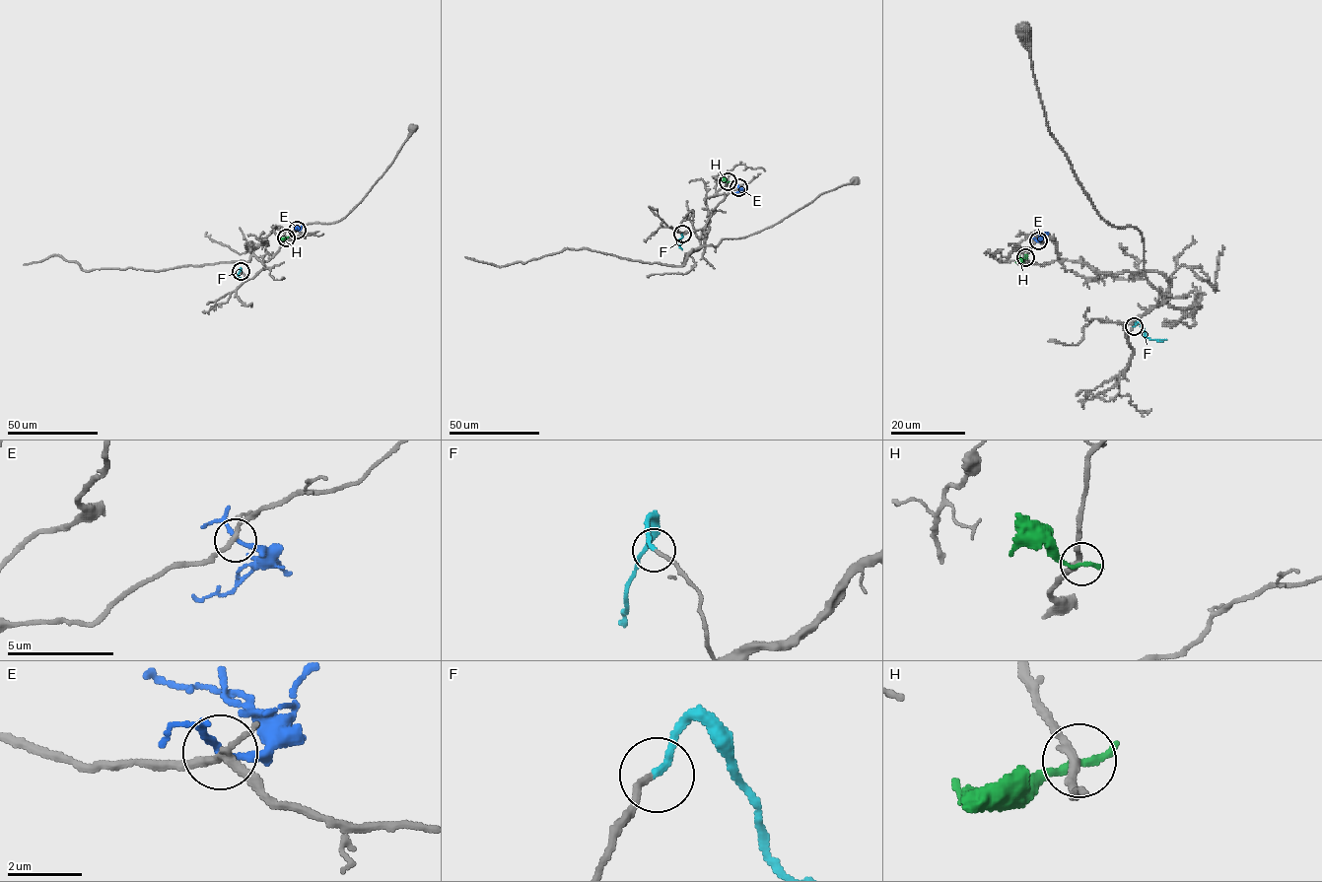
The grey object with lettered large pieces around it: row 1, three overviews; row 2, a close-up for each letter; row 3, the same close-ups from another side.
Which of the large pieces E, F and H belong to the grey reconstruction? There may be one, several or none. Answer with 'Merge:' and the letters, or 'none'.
Merge: F

